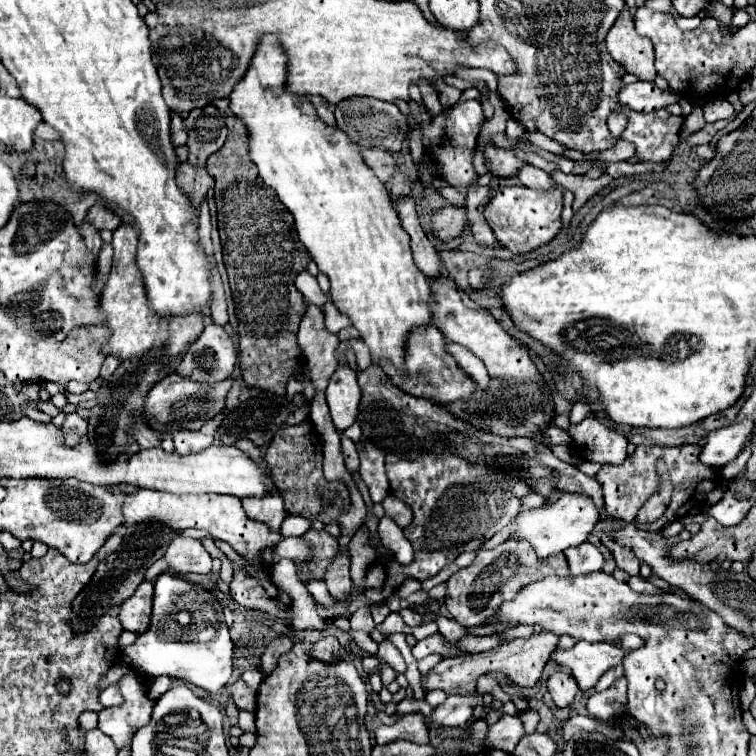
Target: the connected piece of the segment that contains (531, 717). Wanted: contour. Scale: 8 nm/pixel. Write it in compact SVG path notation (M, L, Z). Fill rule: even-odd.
M524 709L524 711L518 711L518 717L524 721L524 723L528 723L528 733L534 733L536 731L536 725L540 723L540 715L538 715L538 711L534 711L534 709Z

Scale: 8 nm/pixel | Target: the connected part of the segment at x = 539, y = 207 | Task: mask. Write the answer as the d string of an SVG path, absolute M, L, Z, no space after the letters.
M512 185L512 187L498 189L498 193L486 205L484 217L492 227L496 241L502 247L506 247L512 255L524 255L550 243L558 235L562 227L560 211L562 211L560 187L552 191L540 191L540 189L528 189L524 185Z

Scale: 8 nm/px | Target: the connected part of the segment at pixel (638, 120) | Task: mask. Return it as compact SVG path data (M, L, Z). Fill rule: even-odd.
M622 107L622 113L628 117L628 127L622 133L622 139L636 145L636 157L640 161L670 159L678 143L678 131L684 121L682 117L670 115L666 109L656 113L636 113Z

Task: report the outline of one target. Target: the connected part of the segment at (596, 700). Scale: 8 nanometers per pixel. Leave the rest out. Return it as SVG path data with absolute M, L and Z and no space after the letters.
M622 675L620 679L614 681L614 685L602 693L594 693L590 699L588 699L588 713L598 717L598 719L604 719L604 721L610 721L612 717L620 715L622 713L622 707L626 705L626 677Z

